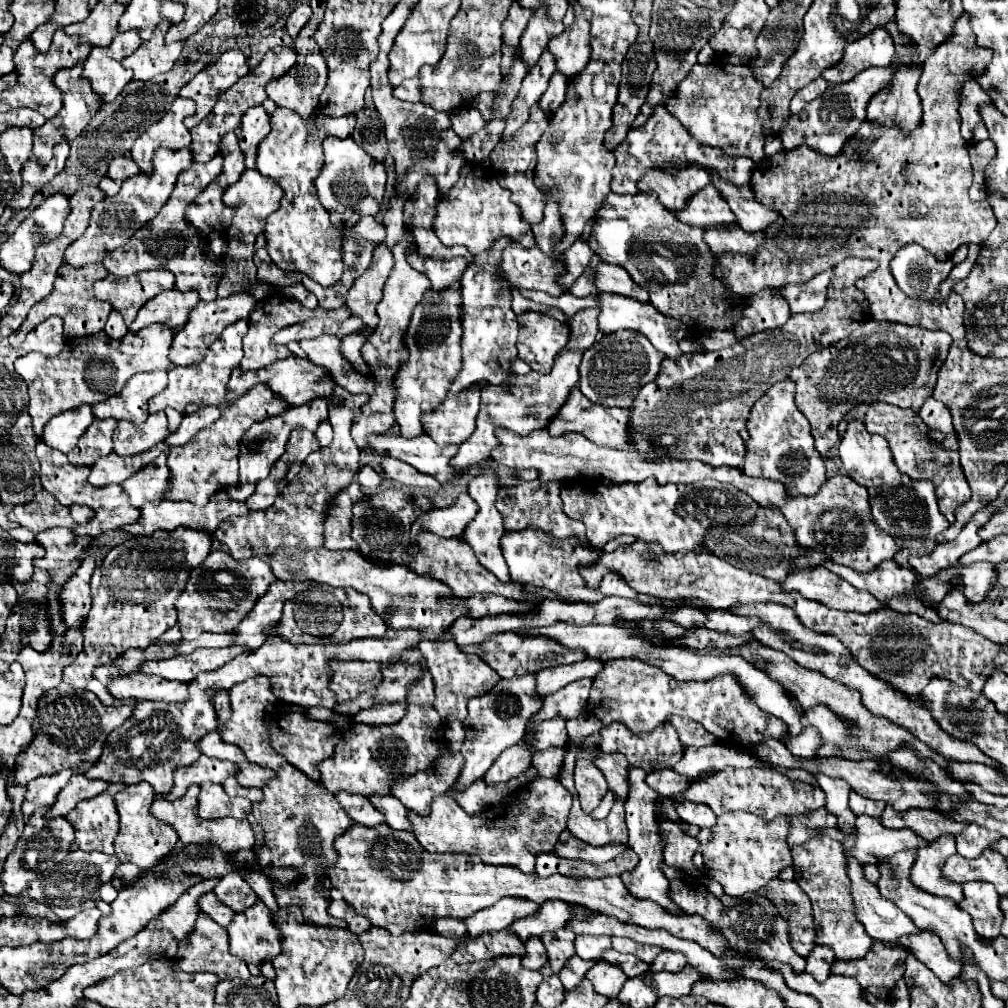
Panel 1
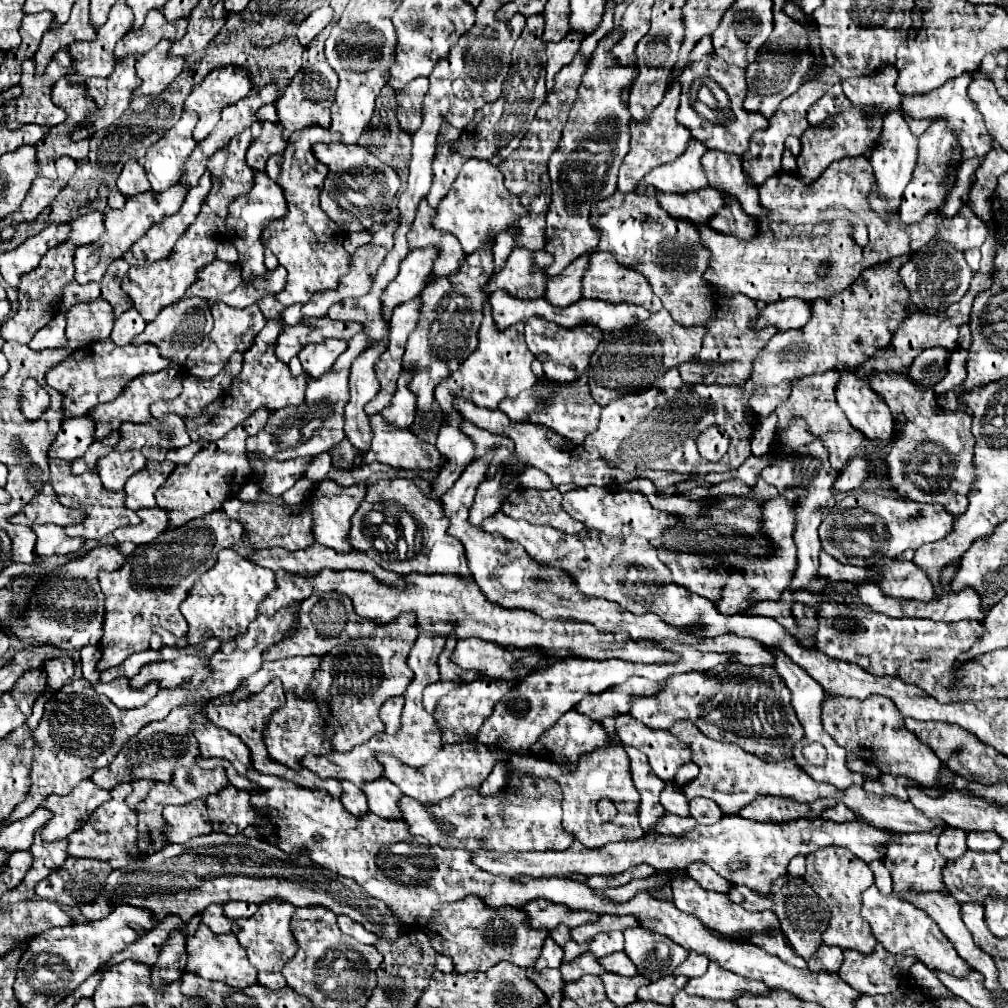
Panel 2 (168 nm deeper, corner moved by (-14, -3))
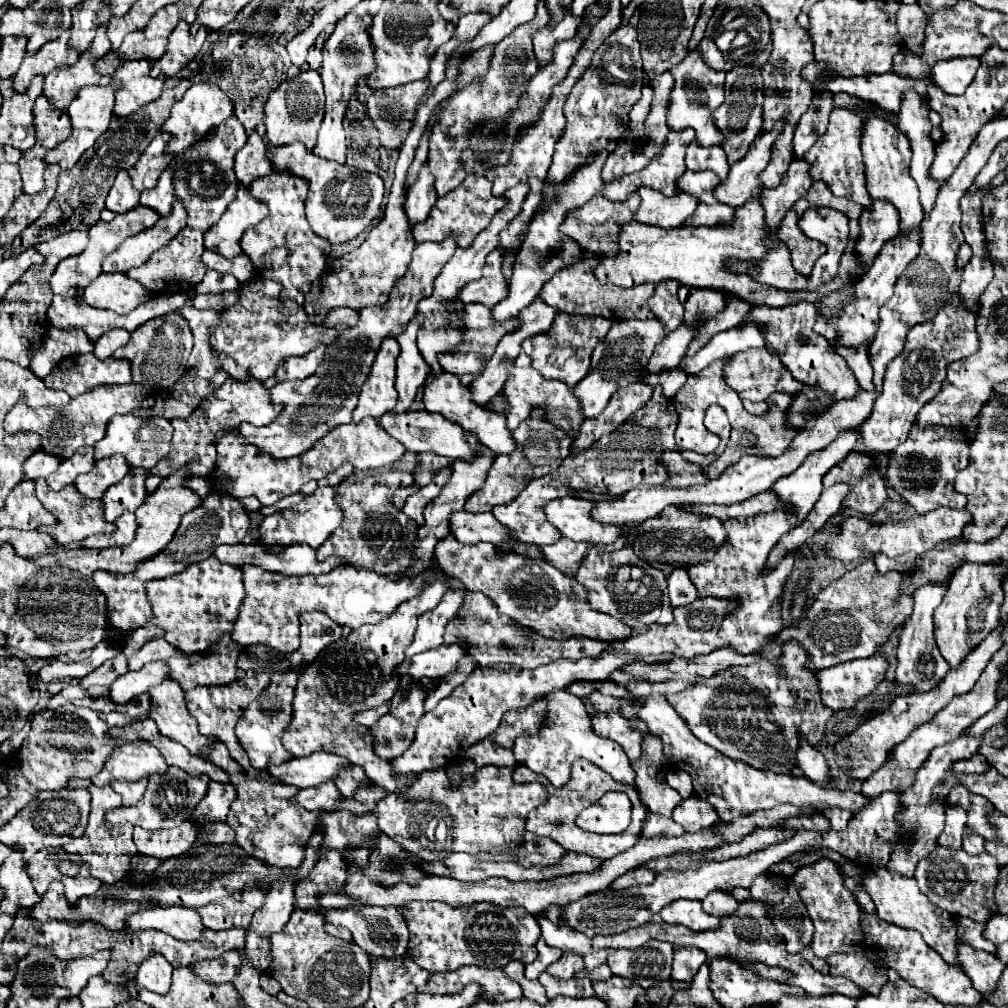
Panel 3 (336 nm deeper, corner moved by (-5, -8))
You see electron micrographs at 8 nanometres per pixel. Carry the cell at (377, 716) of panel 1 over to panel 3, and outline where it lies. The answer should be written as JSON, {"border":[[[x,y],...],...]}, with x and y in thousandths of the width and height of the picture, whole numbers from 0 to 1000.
{"border":[[[380,697],[372,703],[366,703],[366,705],[358,705],[352,709],[354,717],[358,717],[360,721],[370,721],[374,717],[374,713],[378,713],[378,709],[382,709],[386,705],[386,697]]]}

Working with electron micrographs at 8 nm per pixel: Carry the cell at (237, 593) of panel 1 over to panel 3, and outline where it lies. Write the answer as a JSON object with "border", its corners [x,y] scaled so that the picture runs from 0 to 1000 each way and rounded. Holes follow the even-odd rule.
{"border":[[[207,553],[162,576],[150,576],[146,578],[146,590],[154,608],[152,616],[158,622],[162,620],[160,624],[164,624],[164,634],[170,640],[184,648],[199,648],[215,638],[215,634],[231,626],[237,602],[241,598],[241,586],[237,588],[237,580],[241,584],[241,578],[235,574],[235,563],[227,563],[215,553]],[[182,568],[188,572],[188,580],[186,574],[182,580]]]}

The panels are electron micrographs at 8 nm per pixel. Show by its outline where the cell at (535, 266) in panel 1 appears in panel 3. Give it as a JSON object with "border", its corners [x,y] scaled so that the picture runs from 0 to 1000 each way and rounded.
{"border":[[[493,247],[485,253],[479,275],[457,287],[459,301],[481,301],[491,305],[503,293],[503,277],[499,275],[499,249]]]}

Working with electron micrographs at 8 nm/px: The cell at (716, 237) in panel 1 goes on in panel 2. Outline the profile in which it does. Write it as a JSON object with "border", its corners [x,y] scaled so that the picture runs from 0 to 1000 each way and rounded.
{"border":[[[716,190],[716,194],[720,196],[720,204],[716,204],[716,208],[712,212],[708,212],[708,216],[704,216],[704,224],[714,230],[714,232],[726,232],[734,238],[744,238],[752,232],[752,224],[748,220],[748,214],[738,212],[736,204],[732,204],[732,198],[726,196],[726,192]]]}

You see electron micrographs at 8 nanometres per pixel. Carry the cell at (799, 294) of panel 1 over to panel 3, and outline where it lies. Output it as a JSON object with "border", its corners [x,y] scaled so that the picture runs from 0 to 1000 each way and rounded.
{"border":[[[739,320],[737,324],[731,322],[727,326],[715,328],[707,332],[707,336],[691,348],[691,352],[678,356],[676,364],[682,370],[697,368],[703,360],[717,356],[717,352],[729,352],[741,346],[757,346],[759,344],[759,330],[751,320]]]}

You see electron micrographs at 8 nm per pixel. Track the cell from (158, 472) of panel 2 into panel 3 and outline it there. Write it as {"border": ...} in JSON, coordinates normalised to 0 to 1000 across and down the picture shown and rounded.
{"border":[[[126,471],[120,479],[108,483],[104,487],[102,497],[104,497],[104,515],[114,517],[120,513],[124,507],[136,507],[140,499],[144,497],[146,485],[144,485],[144,471]]]}

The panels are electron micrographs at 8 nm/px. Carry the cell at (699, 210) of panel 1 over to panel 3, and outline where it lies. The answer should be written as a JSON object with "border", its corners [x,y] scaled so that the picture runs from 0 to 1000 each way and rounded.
{"border":[[[644,186],[634,188],[636,203],[632,207],[630,219],[654,223],[654,225],[676,225],[682,215],[691,207],[691,197],[684,191],[678,193],[652,193],[652,189]]]}

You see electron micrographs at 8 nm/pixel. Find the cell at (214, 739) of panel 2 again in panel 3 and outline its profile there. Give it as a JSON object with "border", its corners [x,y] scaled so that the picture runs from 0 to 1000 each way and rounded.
{"border":[[[166,672],[160,680],[148,686],[148,691],[152,699],[150,713],[156,717],[158,725],[164,731],[186,741],[189,749],[199,751],[201,755],[207,755],[201,749],[201,743],[215,737],[215,733],[203,731],[195,725],[195,715],[188,709],[180,682]]]}

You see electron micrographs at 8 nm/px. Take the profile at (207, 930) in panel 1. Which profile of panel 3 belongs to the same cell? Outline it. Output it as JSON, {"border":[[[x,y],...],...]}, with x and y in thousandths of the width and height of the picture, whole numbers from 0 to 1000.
{"border":[[[229,941],[221,945],[215,951],[203,951],[203,953],[193,953],[188,957],[188,961],[193,965],[193,969],[211,975],[211,977],[221,977],[229,975],[239,959],[239,947],[235,941]]]}

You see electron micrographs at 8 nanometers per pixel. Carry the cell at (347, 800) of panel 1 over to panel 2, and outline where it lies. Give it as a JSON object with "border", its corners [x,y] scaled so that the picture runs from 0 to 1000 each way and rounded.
{"border":[[[339,776],[339,800],[349,806],[351,810],[359,810],[365,806],[365,798],[363,798],[363,790],[359,784],[355,784],[355,780],[351,780],[349,776]]]}

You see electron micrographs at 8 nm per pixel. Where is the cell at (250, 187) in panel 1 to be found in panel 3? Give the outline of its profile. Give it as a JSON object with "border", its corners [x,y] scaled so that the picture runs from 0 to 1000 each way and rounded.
{"border":[[[237,184],[233,199],[225,205],[225,209],[219,213],[219,217],[203,231],[203,245],[207,249],[219,251],[225,257],[237,255],[239,249],[239,233],[243,227],[253,225],[267,213],[267,205],[253,197],[247,189],[247,186]]]}

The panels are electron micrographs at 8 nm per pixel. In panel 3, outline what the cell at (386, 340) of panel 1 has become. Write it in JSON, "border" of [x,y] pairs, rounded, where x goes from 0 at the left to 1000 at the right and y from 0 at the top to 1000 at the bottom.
{"border":[[[390,332],[382,334],[378,340],[378,346],[374,348],[374,354],[368,362],[368,370],[364,378],[358,384],[356,390],[356,402],[350,408],[350,418],[358,418],[362,414],[376,416],[386,406],[392,404],[394,388],[390,384],[392,380],[392,356],[396,352],[396,340]]]}

